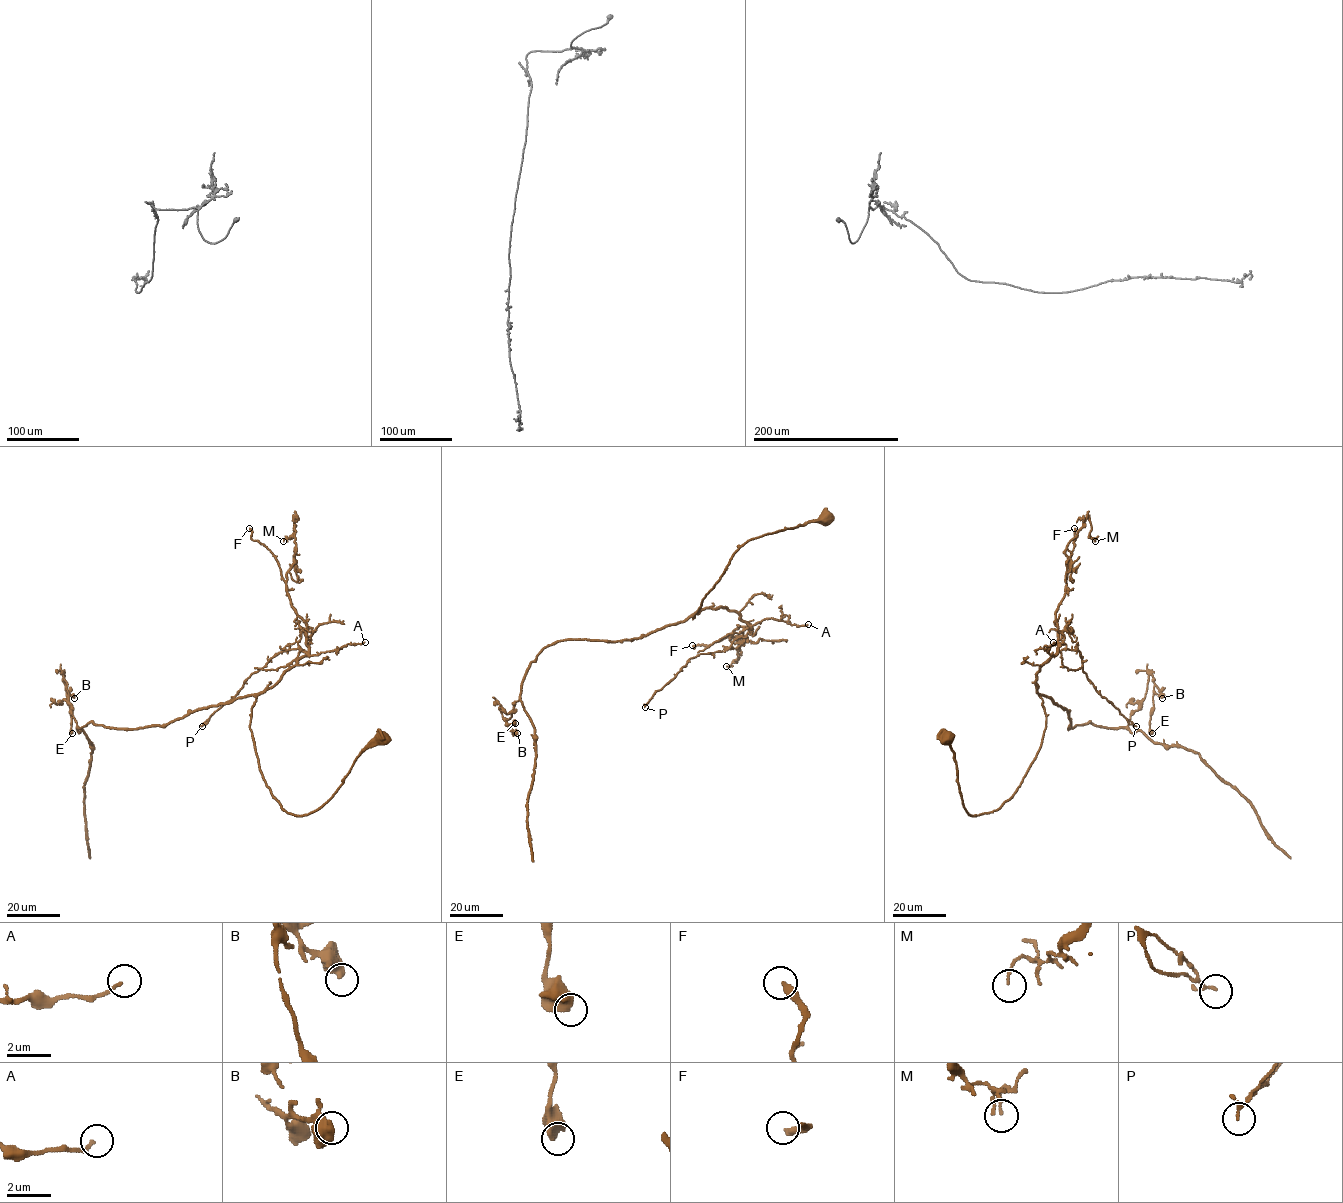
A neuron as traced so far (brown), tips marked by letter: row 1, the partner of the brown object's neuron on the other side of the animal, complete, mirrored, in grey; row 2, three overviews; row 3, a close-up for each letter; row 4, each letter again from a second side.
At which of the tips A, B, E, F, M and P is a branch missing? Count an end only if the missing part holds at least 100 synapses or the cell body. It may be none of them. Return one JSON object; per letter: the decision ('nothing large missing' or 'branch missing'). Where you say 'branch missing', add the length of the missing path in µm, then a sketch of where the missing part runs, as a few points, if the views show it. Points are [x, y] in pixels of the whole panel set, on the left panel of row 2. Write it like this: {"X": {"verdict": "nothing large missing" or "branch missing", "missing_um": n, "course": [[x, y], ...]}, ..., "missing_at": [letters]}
{"A": {"verdict": "nothing large missing"}, "B": {"verdict": "nothing large missing"}, "E": {"verdict": "nothing large missing"}, "F": {"verdict": "nothing large missing"}, "M": {"verdict": "nothing large missing"}, "P": {"verdict": "nothing large missing"}, "missing_at": []}

